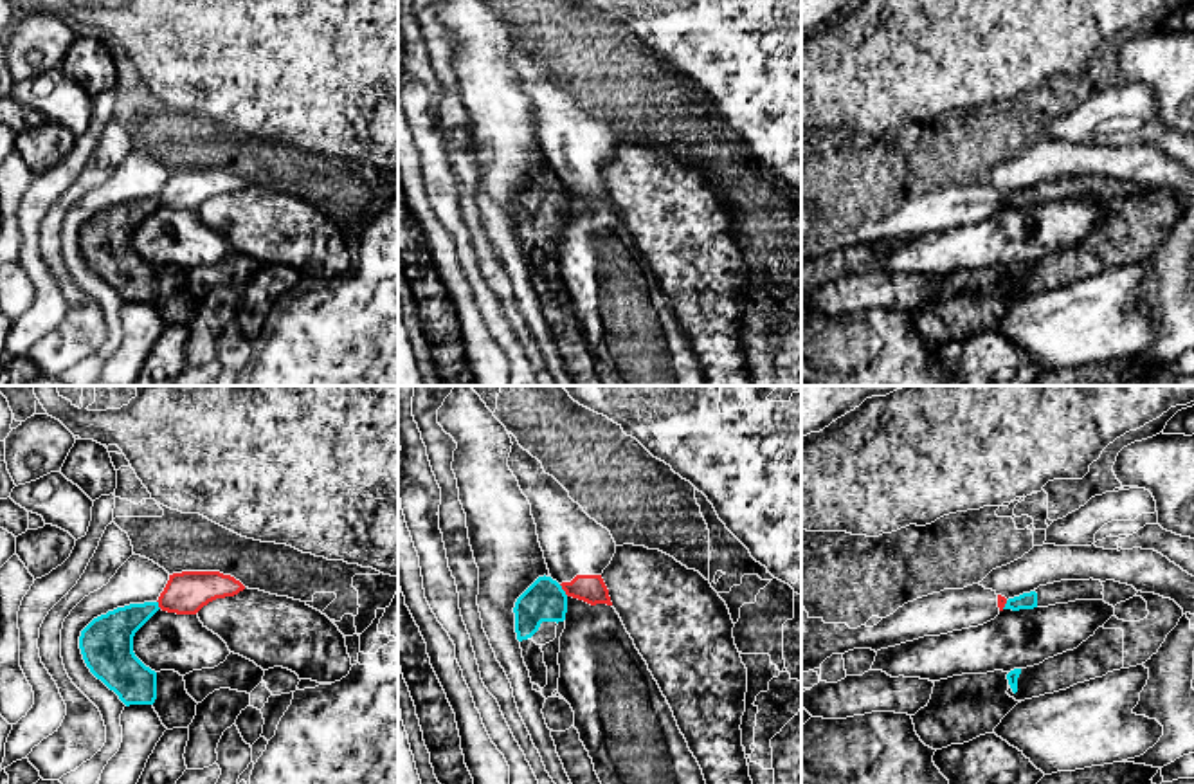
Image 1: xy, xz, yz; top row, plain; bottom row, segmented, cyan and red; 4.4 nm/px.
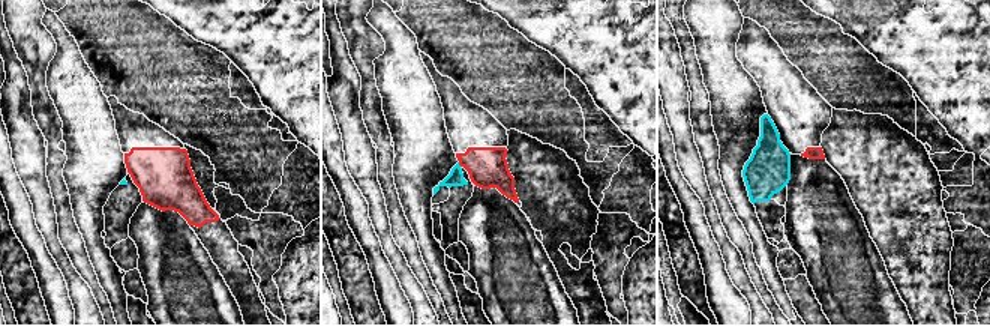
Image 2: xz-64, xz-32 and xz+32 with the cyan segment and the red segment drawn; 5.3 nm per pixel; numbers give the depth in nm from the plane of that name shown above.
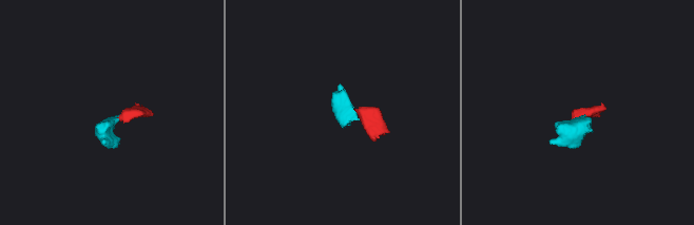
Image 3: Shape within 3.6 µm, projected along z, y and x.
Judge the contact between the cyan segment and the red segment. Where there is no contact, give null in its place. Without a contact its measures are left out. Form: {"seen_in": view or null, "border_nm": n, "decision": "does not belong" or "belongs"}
{"seen_in": "xz", "border_nm": 70, "decision": "does not belong"}

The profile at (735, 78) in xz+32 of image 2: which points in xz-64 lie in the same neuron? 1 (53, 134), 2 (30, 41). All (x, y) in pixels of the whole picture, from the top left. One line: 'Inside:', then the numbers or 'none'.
Inside: none

